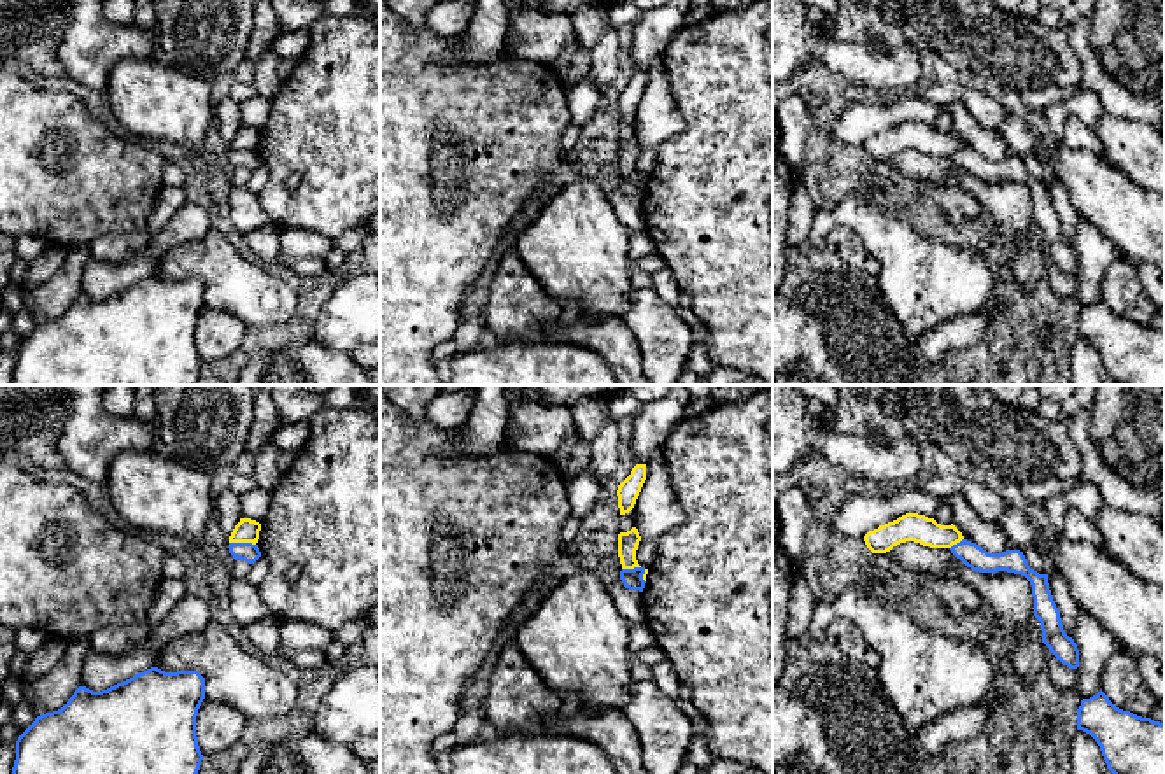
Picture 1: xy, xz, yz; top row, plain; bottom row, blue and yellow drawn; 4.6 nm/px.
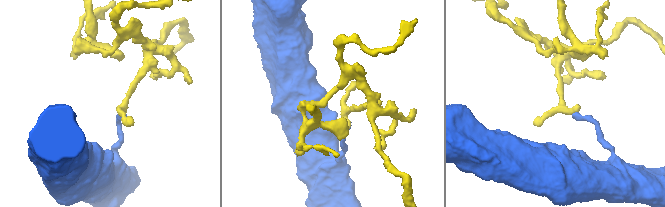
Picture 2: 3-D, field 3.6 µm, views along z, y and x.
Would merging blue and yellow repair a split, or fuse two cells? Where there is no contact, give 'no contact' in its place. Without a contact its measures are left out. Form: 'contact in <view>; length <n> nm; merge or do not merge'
contact in xy; length 120 nm; do not merge

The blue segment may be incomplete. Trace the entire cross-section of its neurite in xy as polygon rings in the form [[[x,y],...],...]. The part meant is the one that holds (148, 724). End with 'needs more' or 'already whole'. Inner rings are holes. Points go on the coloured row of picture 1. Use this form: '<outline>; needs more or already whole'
[[[151,667],[102,692],[79,686],[61,709],[37,716],[18,737],[12,774],[198,774],[203,755],[196,716],[203,699],[205,678],[198,671]]]; already whole

